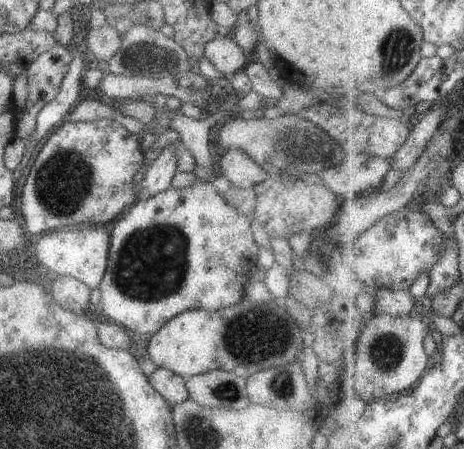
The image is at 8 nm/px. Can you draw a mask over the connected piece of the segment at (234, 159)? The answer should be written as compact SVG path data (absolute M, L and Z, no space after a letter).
M225 150L218 156L221 174L233 187L251 189L269 178L265 170L241 150Z

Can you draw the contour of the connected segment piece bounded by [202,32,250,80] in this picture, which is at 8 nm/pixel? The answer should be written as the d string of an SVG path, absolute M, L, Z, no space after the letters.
M226 32L207 42L202 56L225 80L243 68L250 58L243 56L243 50L234 42L232 35Z

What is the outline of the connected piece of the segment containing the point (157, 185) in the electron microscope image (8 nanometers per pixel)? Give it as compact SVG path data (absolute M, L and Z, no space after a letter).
M176 140L173 144L163 148L157 158L151 161L151 165L147 167L147 172L140 182L141 188L138 188L138 201L145 201L171 187L172 177L176 172L174 148L179 142L180 140Z

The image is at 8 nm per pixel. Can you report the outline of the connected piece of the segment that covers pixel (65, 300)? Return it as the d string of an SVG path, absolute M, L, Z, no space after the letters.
M57 275L49 293L52 300L61 308L73 313L87 313L90 310L90 289L69 276Z

